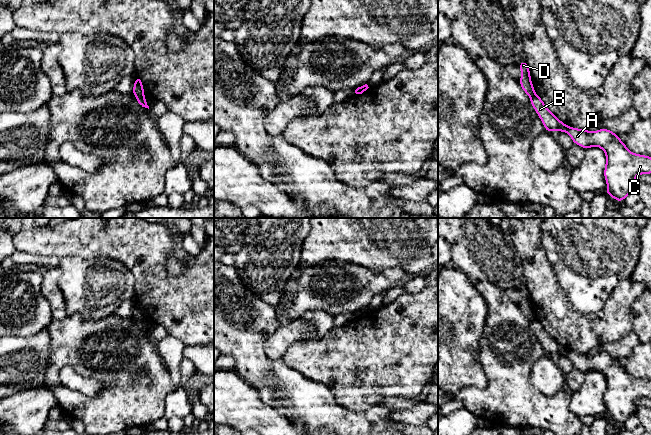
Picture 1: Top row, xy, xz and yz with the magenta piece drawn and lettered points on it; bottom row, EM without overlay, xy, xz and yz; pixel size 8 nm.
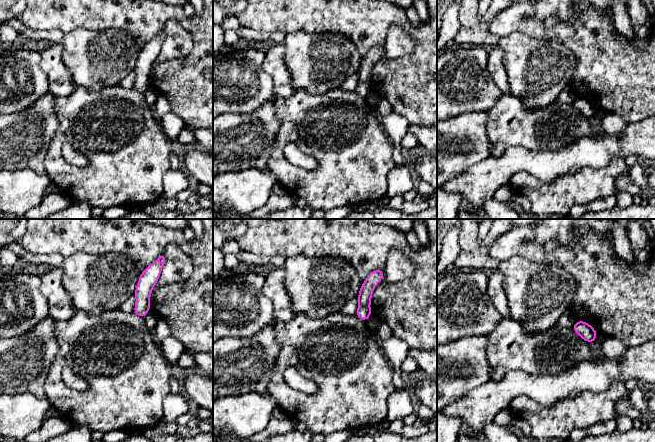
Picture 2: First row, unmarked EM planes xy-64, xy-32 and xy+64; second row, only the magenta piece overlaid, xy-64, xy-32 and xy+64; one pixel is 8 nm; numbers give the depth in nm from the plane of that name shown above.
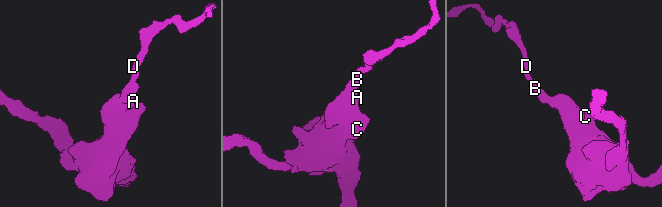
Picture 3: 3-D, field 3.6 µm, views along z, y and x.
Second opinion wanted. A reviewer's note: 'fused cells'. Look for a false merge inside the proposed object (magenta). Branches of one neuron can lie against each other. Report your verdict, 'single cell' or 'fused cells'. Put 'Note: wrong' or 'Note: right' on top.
Note: right
fused cells

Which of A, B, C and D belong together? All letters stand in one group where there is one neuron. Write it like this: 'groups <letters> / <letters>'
groups A B C / D

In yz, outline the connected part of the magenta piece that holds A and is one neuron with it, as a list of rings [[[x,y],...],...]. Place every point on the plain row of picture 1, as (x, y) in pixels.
[[[538,319],[530,320],[530,326],[546,355],[566,356],[571,360],[573,367],[585,374],[594,370],[604,374],[606,417],[615,424],[623,426],[628,418],[636,414],[637,407],[634,402],[637,399],[651,397],[651,381],[630,376],[625,367],[612,355],[599,353],[591,357],[587,353],[567,350],[545,330]]]

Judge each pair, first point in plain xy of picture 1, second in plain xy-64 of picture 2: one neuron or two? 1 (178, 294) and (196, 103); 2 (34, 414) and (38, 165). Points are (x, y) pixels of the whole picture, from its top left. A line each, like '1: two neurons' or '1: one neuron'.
1: one neuron
2: two neurons

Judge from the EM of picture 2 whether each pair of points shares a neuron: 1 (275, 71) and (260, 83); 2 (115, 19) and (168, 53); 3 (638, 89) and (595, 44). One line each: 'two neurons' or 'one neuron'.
1: two neurons
2: two neurons
3: one neuron

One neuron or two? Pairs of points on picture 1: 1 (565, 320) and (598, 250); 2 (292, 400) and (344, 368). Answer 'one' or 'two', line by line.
1: two
2: two

